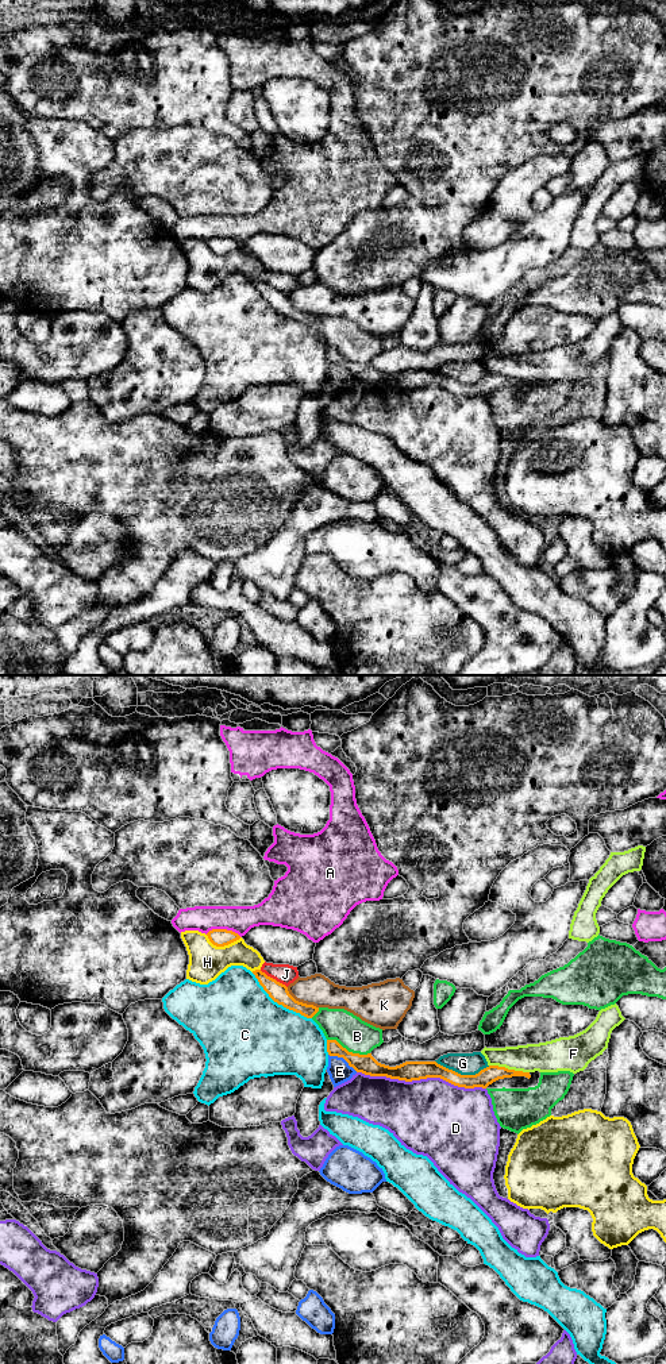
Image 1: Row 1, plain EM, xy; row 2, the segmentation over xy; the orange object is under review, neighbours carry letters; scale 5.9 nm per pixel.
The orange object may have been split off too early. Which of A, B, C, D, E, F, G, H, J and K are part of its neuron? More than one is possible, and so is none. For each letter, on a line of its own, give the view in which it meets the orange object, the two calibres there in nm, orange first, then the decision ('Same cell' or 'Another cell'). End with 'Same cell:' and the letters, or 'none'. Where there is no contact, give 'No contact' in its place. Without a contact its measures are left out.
A: Touches orange in xy. Thickness 110 nm (orange) against 160 nm. Another cell
B: Touches orange in xy. Thickness 120 nm (orange) against 200 nm. Another cell
C: Touches orange in xy. Thickness 110 nm (orange) against 500 nm. Another cell
D: Touches orange in xy. Thickness 120 nm (orange) against 460 nm. Another cell
E: Touches orange in xy. Thickness 120 nm (orange) against 140 nm. Another cell
F: Touches orange in xy. Thickness 100 nm (orange) against 180 nm. Another cell
G: Touches orange in xy. Thickness 110 nm (orange) against 130 nm. Another cell
H: Touches orange in xy. Thickness 110 nm (orange) against 220 nm. Another cell
J: Touches orange in xy. Thickness 110 nm (orange) against 120 nm. Another cell
K: Touches orange in xy. Thickness 110 nm (orange) against 190 nm. Another cell
Same cell: none

